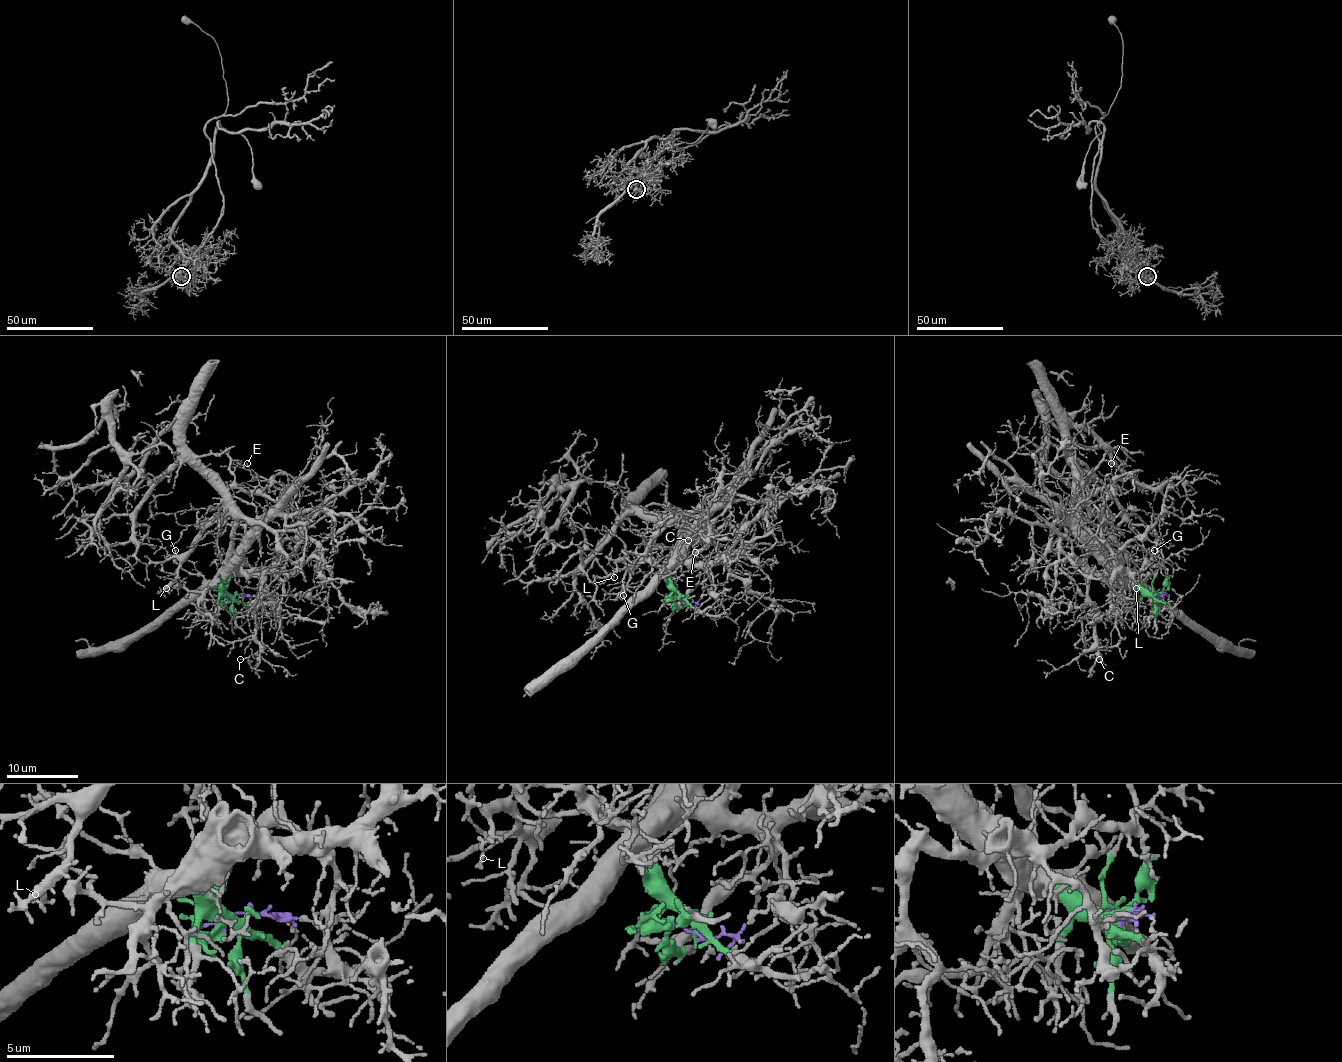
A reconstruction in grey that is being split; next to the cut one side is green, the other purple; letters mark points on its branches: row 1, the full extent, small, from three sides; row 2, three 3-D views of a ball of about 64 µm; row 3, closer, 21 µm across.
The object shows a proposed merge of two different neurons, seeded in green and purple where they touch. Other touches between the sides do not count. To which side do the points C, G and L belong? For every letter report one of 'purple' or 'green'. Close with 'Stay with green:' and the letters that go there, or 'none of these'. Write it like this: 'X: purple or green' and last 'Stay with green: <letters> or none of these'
C: purple
G: green
L: green
Stay with green: G, L

